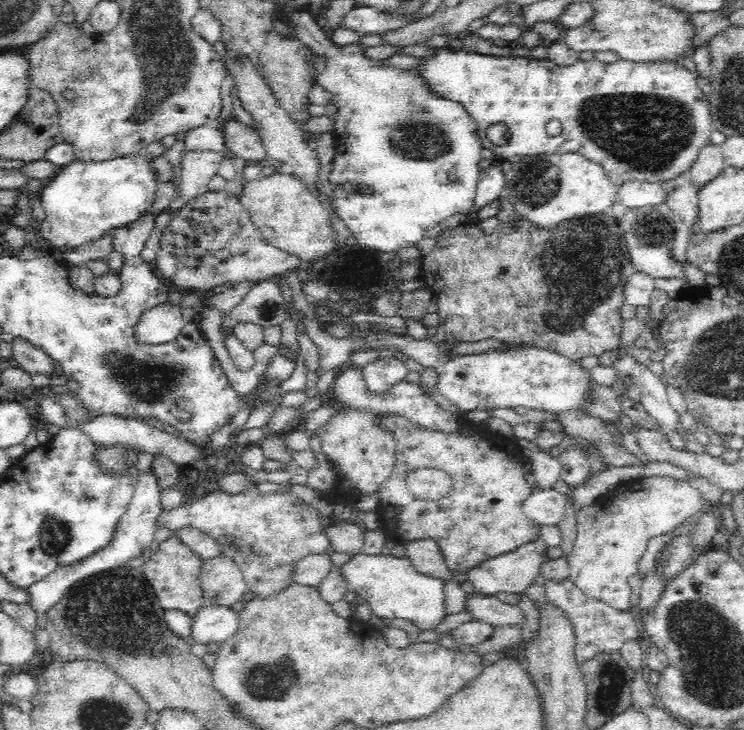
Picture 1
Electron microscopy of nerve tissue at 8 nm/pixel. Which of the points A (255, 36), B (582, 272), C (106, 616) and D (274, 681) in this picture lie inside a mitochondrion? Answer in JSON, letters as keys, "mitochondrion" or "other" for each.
{"A":"other","B":"mitochondrion","C":"mitochondrion","D":"mitochondrion"}

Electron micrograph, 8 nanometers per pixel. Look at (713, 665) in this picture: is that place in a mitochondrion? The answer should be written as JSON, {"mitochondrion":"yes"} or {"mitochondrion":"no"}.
{"mitochondrion":"yes"}

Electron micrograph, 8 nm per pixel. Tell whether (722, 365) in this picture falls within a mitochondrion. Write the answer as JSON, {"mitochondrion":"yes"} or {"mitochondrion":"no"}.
{"mitochondrion":"yes"}

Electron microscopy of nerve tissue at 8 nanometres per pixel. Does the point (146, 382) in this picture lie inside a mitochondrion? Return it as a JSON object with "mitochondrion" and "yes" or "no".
{"mitochondrion":"yes"}

